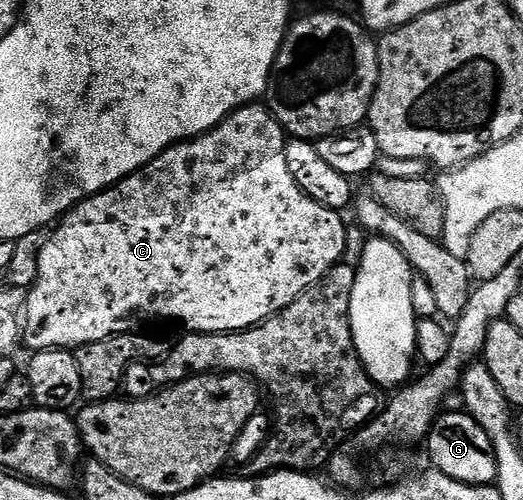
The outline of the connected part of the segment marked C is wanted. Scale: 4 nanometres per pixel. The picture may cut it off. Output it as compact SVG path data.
M258 102L247 104L219 122L212 131L195 136L192 140L173 144L164 149L155 160L148 162L131 176L124 177L119 184L114 184L95 196L89 196L87 200L82 200L71 208L51 231L48 242L44 242L38 259L38 277L33 288L26 292L24 344L30 347L29 351L46 352L50 348L76 350L109 336L120 336L131 331L132 324L126 319L137 312L179 320L180 323L187 324L190 332L245 332L247 328L262 323L269 316L283 312L296 297L304 294L304 290L308 290L320 278L324 278L327 270L345 257L348 227L347 221L342 221L343 217L339 213L320 206L320 202L312 202L312 198L308 198L304 190L296 186L292 174L288 174L288 162L284 158L287 139L287 133L269 108Z

